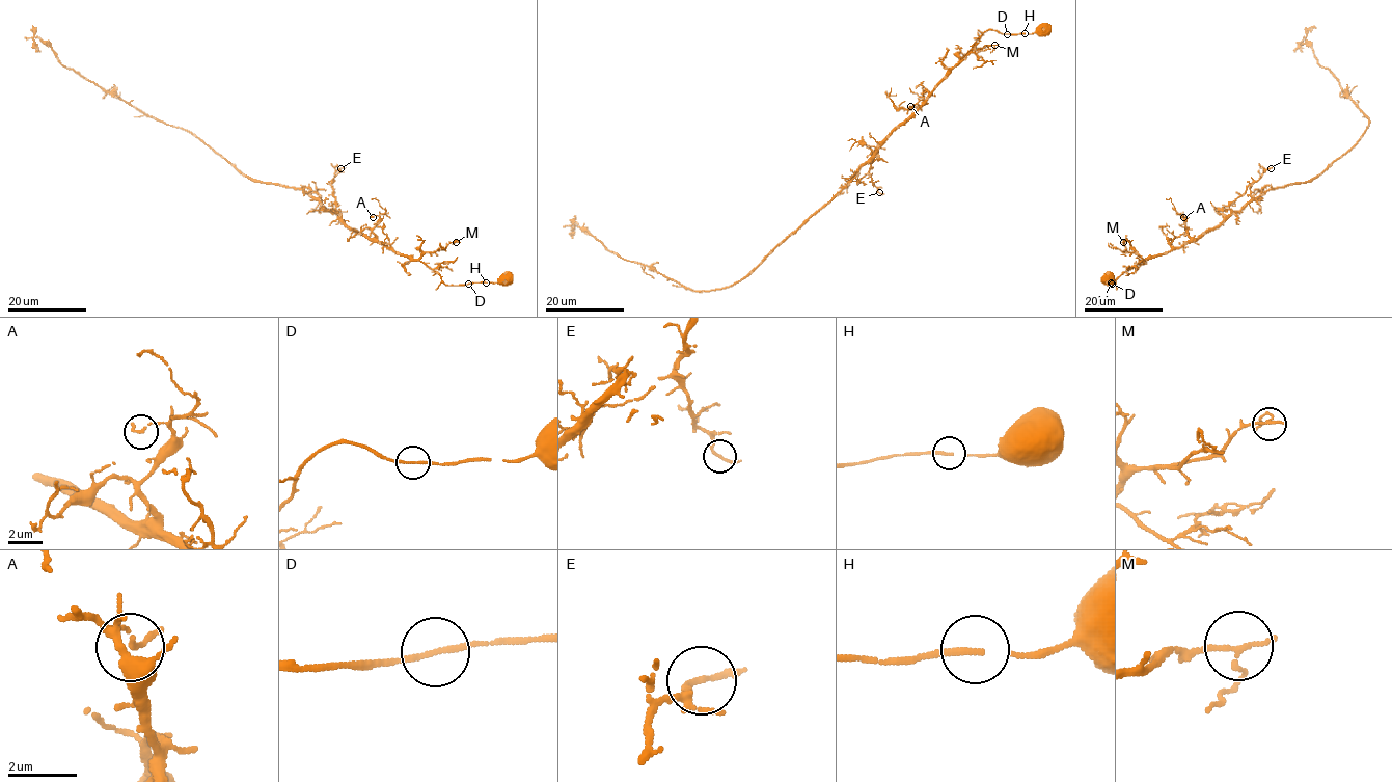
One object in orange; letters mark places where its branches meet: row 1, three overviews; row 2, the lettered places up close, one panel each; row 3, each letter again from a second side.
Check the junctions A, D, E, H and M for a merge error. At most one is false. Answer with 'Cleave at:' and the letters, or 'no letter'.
Cleave at: no letter

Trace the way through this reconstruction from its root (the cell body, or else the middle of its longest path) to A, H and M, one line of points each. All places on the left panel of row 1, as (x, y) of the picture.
A: (272, 183), (305, 191), (348, 226), (370, 238), (376, 237), (373, 228), (379, 220), (377, 215), (373, 217)
H: (272, 183), (305, 191), (348, 226), (399, 253), (418, 259), (445, 285), (486, 282)
M: (272, 183), (305, 191), (348, 226), (414, 259), (456, 242)

